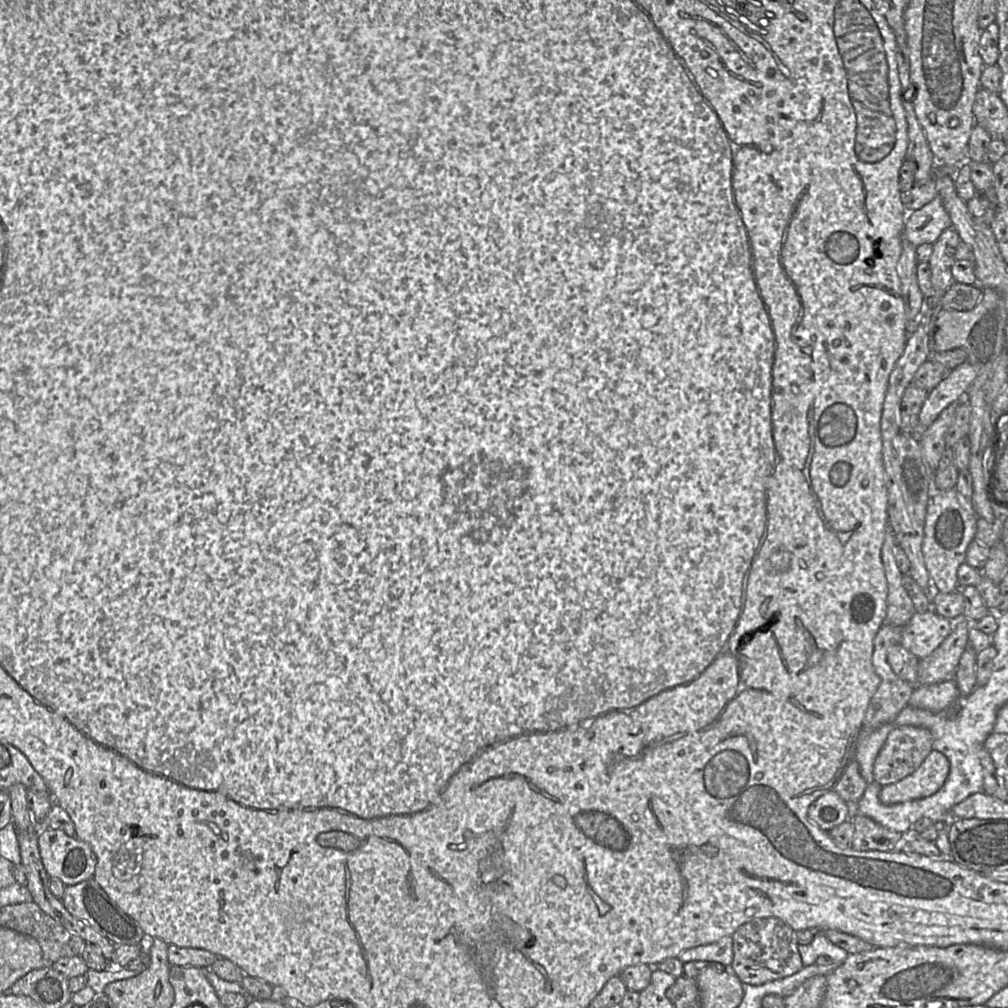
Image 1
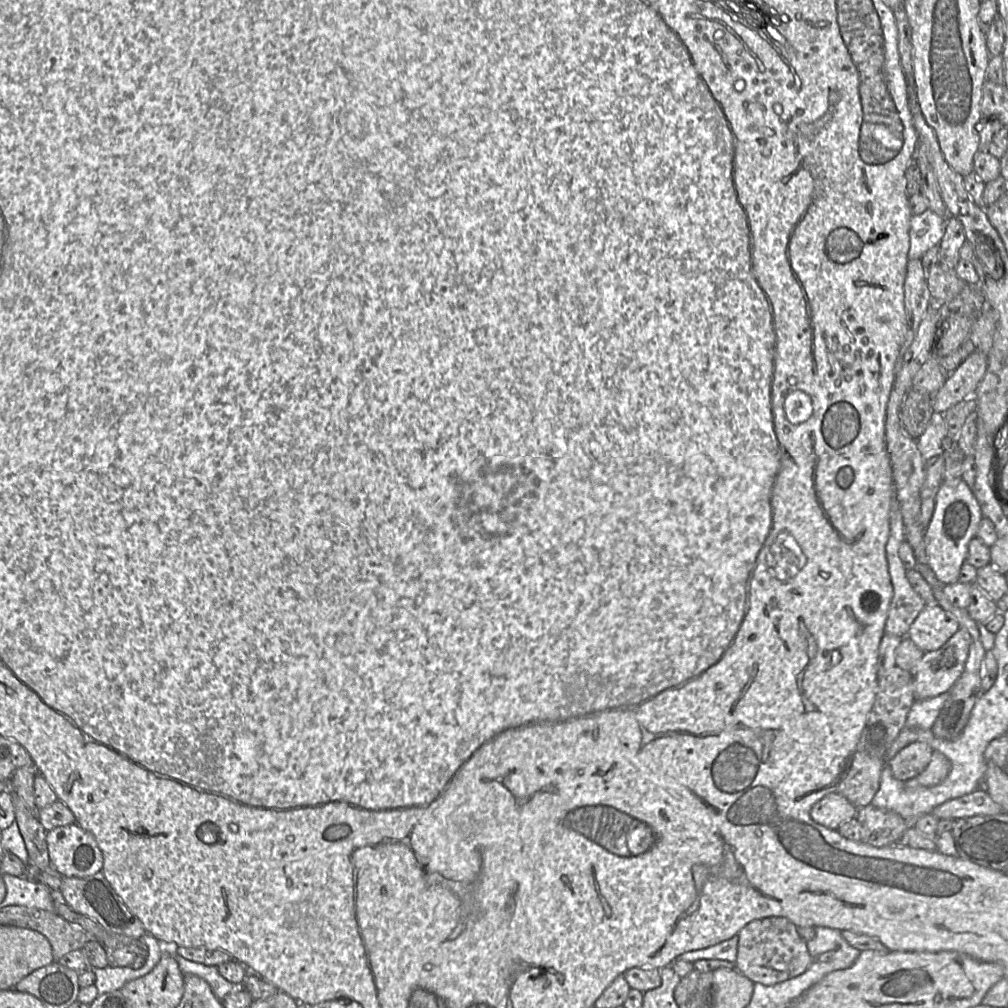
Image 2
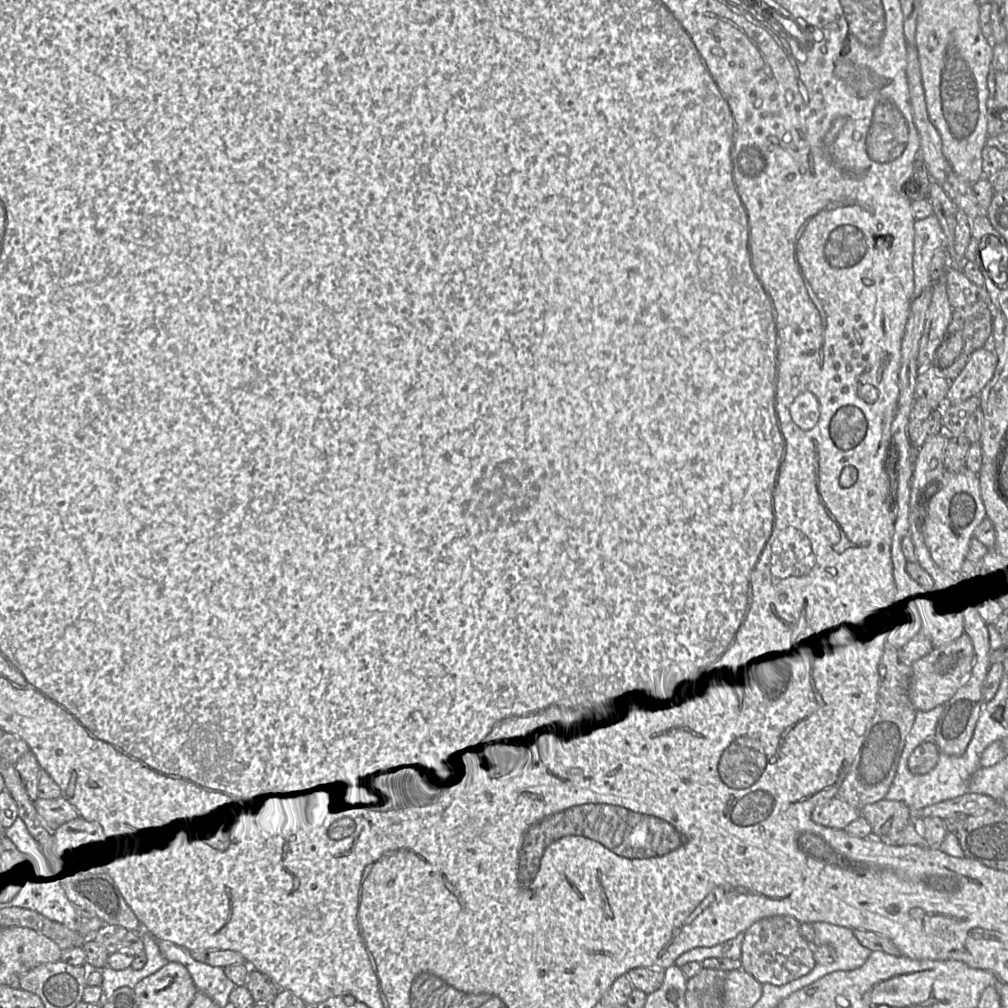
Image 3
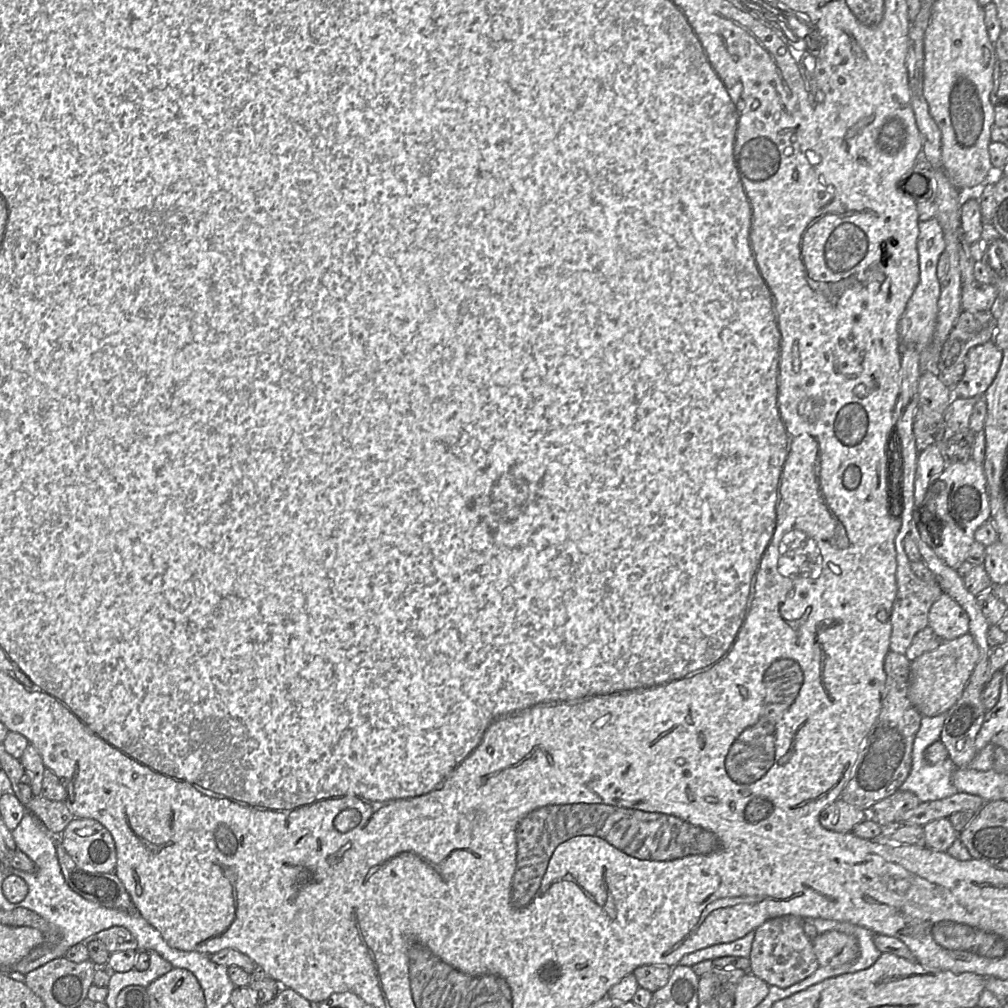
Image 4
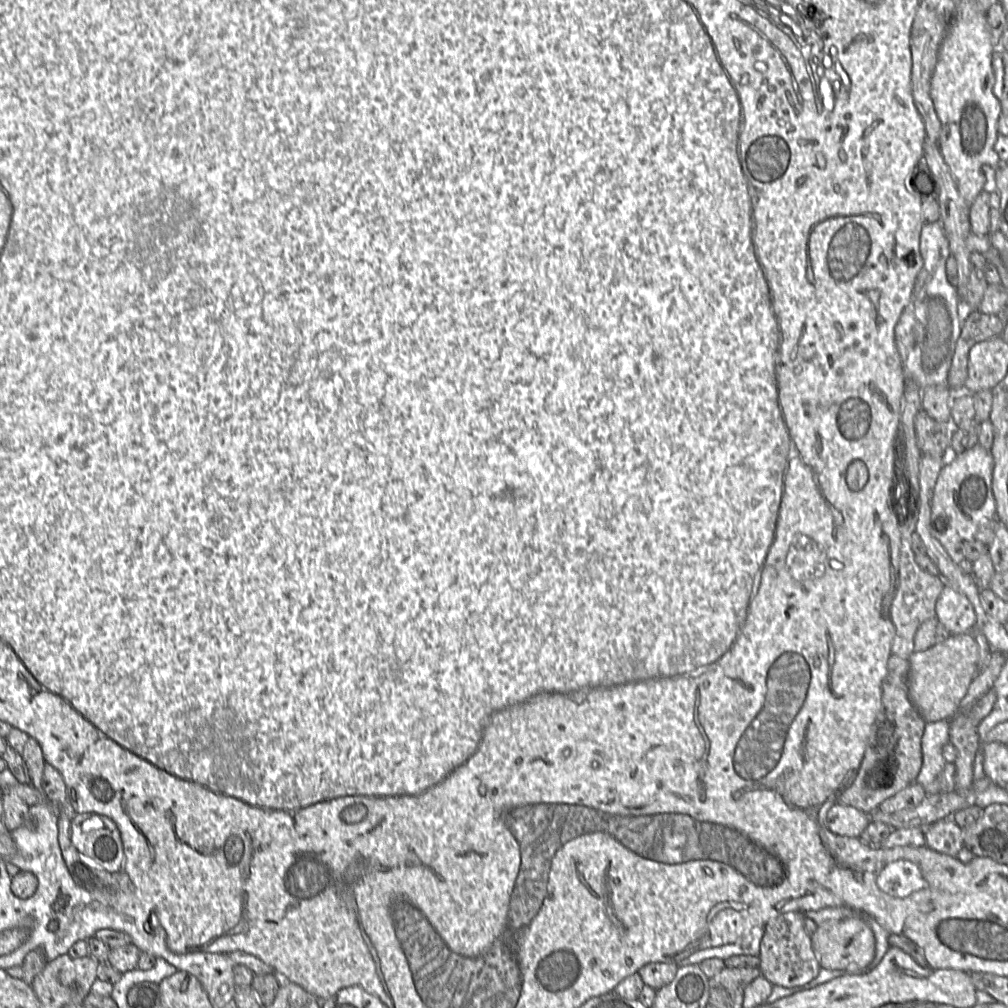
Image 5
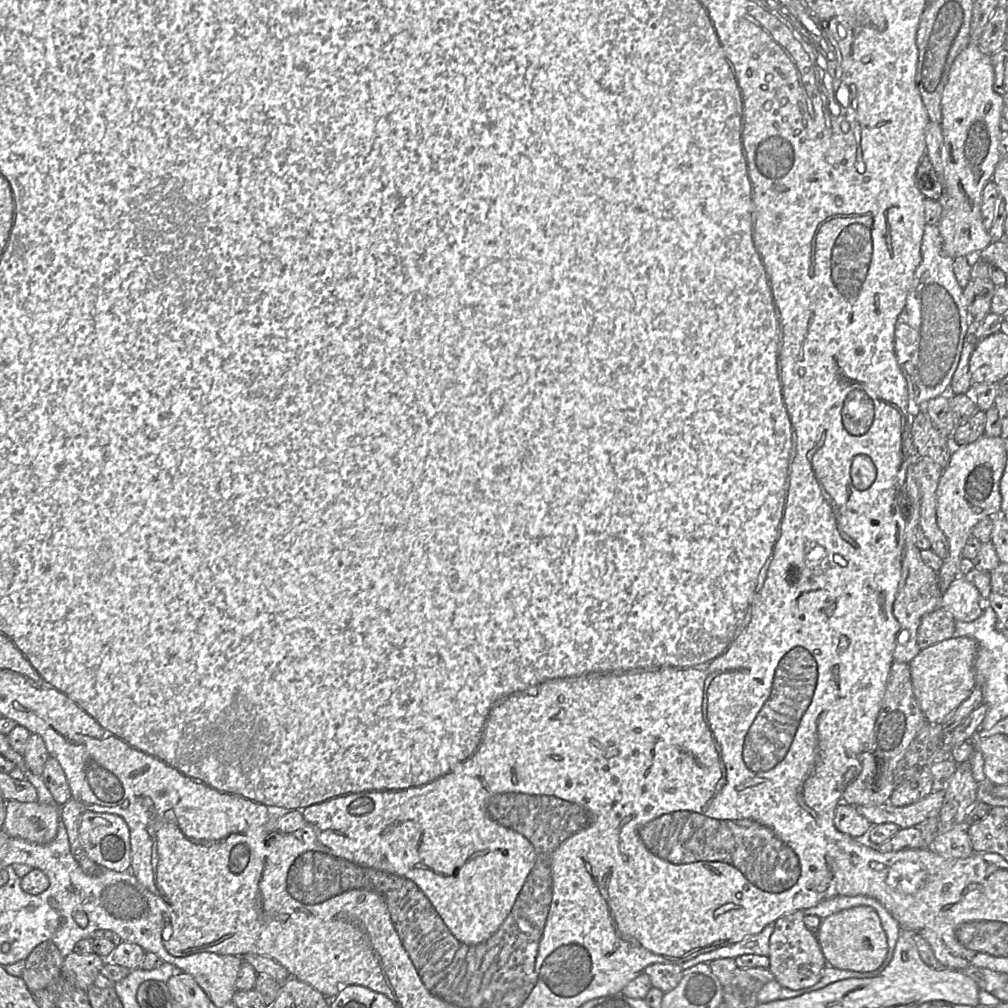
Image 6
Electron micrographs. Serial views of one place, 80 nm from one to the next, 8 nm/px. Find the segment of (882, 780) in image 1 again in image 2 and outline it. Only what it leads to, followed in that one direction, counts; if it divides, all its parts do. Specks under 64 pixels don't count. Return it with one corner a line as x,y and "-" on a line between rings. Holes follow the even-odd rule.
913,742
889,759
887,766
890,767
894,778
907,781
925,770
933,751
926,742

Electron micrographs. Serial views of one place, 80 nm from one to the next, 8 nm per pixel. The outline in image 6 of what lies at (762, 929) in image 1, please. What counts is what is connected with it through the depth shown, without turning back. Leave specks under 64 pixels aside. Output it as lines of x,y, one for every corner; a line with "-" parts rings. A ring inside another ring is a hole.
796,911
780,917
774,923
774,930
769,940
769,971
781,987
799,990
816,984
823,976
827,966
816,935
804,924
803,911

